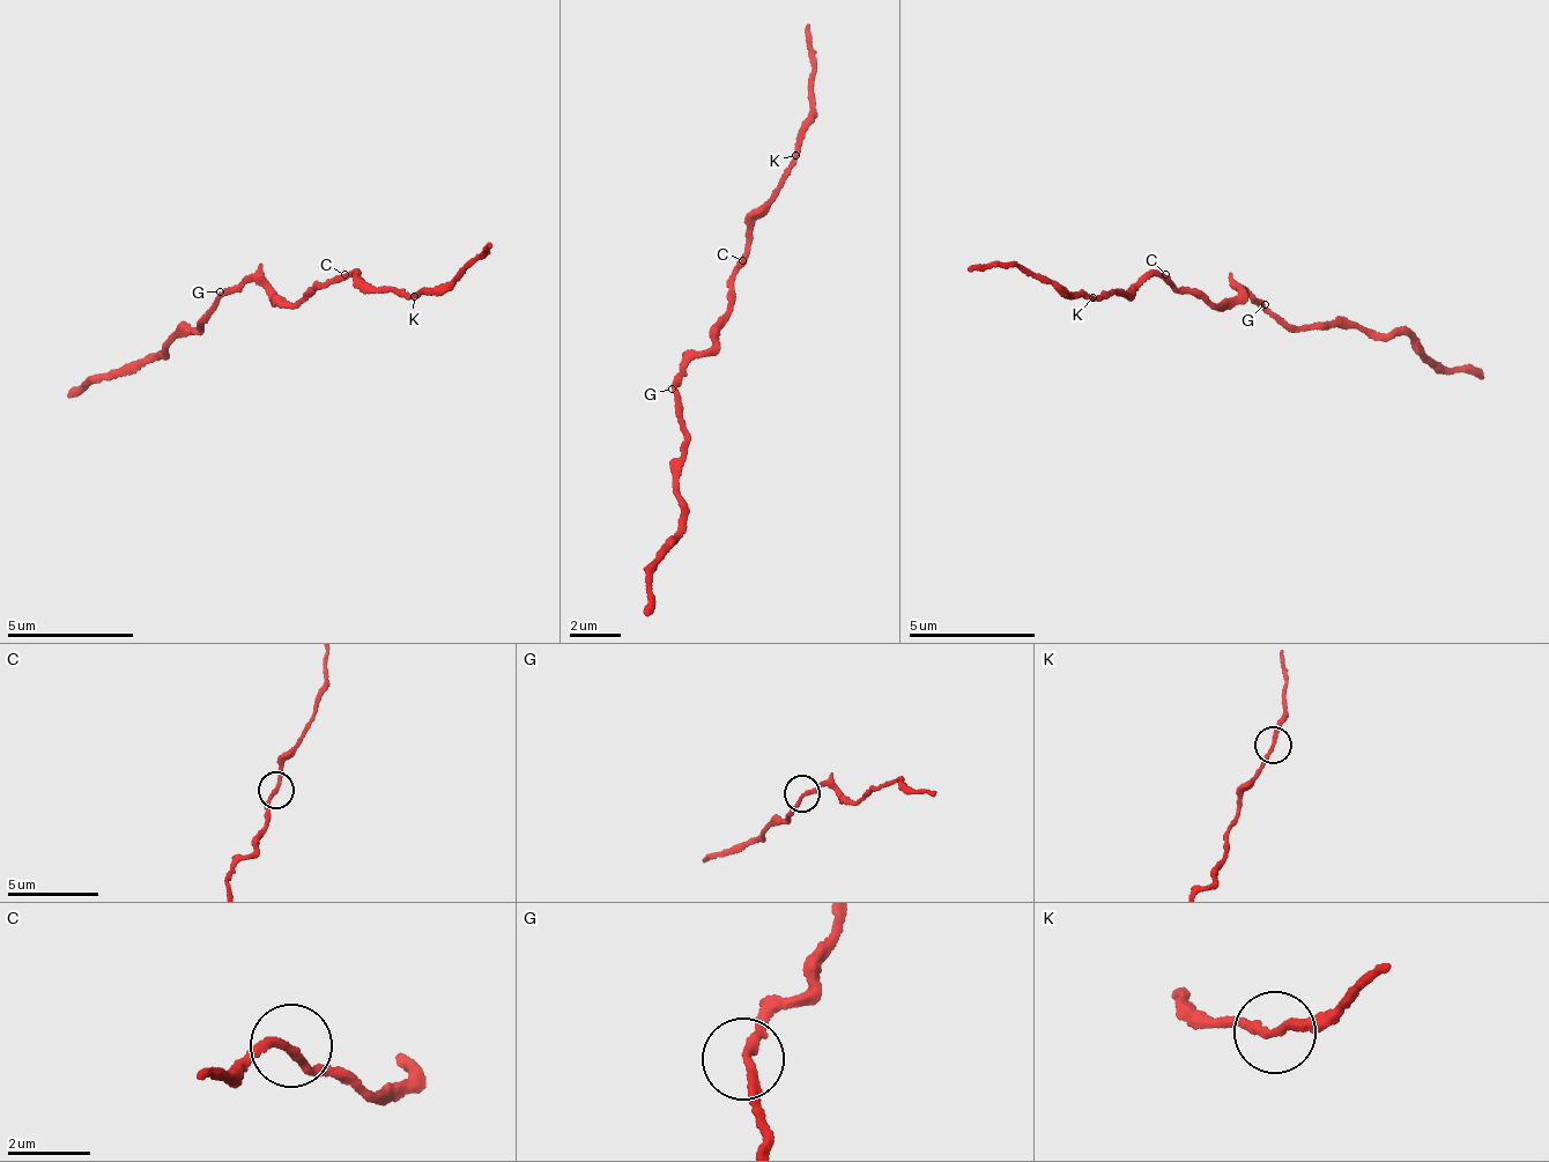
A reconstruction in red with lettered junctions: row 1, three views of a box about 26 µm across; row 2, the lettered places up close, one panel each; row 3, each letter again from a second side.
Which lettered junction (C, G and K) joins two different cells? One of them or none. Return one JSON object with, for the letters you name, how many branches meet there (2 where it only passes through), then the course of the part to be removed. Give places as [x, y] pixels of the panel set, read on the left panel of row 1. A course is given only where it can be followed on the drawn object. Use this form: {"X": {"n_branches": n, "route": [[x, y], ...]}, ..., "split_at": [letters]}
{"split_at": []}

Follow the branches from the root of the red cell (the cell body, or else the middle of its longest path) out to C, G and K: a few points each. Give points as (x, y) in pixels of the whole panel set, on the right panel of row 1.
C: (1227, 303), (1179, 294), (1170, 288), (1165, 274)
G: (1227, 303), (1245, 289), (1265, 304)
K: (1227, 303), (1179, 294), (1160, 279), (1148, 276), (1126, 293), (1107, 290), (1094, 300)

